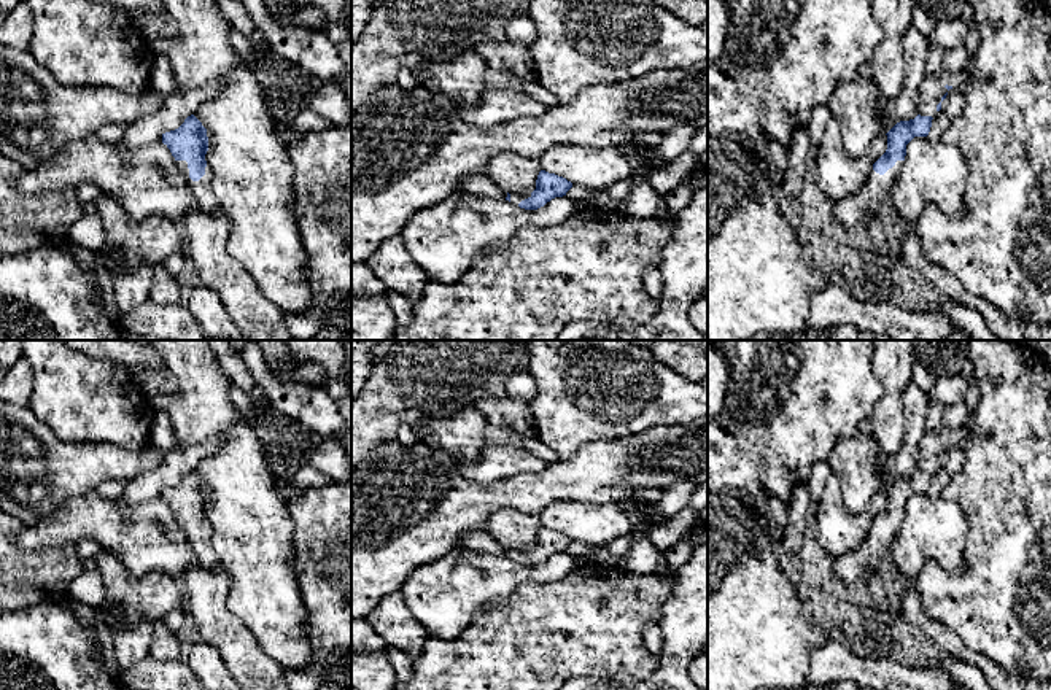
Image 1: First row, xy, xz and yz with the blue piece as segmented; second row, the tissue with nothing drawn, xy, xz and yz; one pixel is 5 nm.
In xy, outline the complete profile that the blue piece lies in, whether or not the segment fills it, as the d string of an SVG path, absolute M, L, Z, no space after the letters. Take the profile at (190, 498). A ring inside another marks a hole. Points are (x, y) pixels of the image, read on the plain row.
M194 471L188 472L178 485L162 490L162 499L178 518L199 568L219 569L211 544L213 528L205 517L208 493L202 479Z

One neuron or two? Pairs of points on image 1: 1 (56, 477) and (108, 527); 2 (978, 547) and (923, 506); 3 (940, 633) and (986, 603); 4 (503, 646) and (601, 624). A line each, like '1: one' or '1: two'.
1: two
2: two
3: two
4: one

